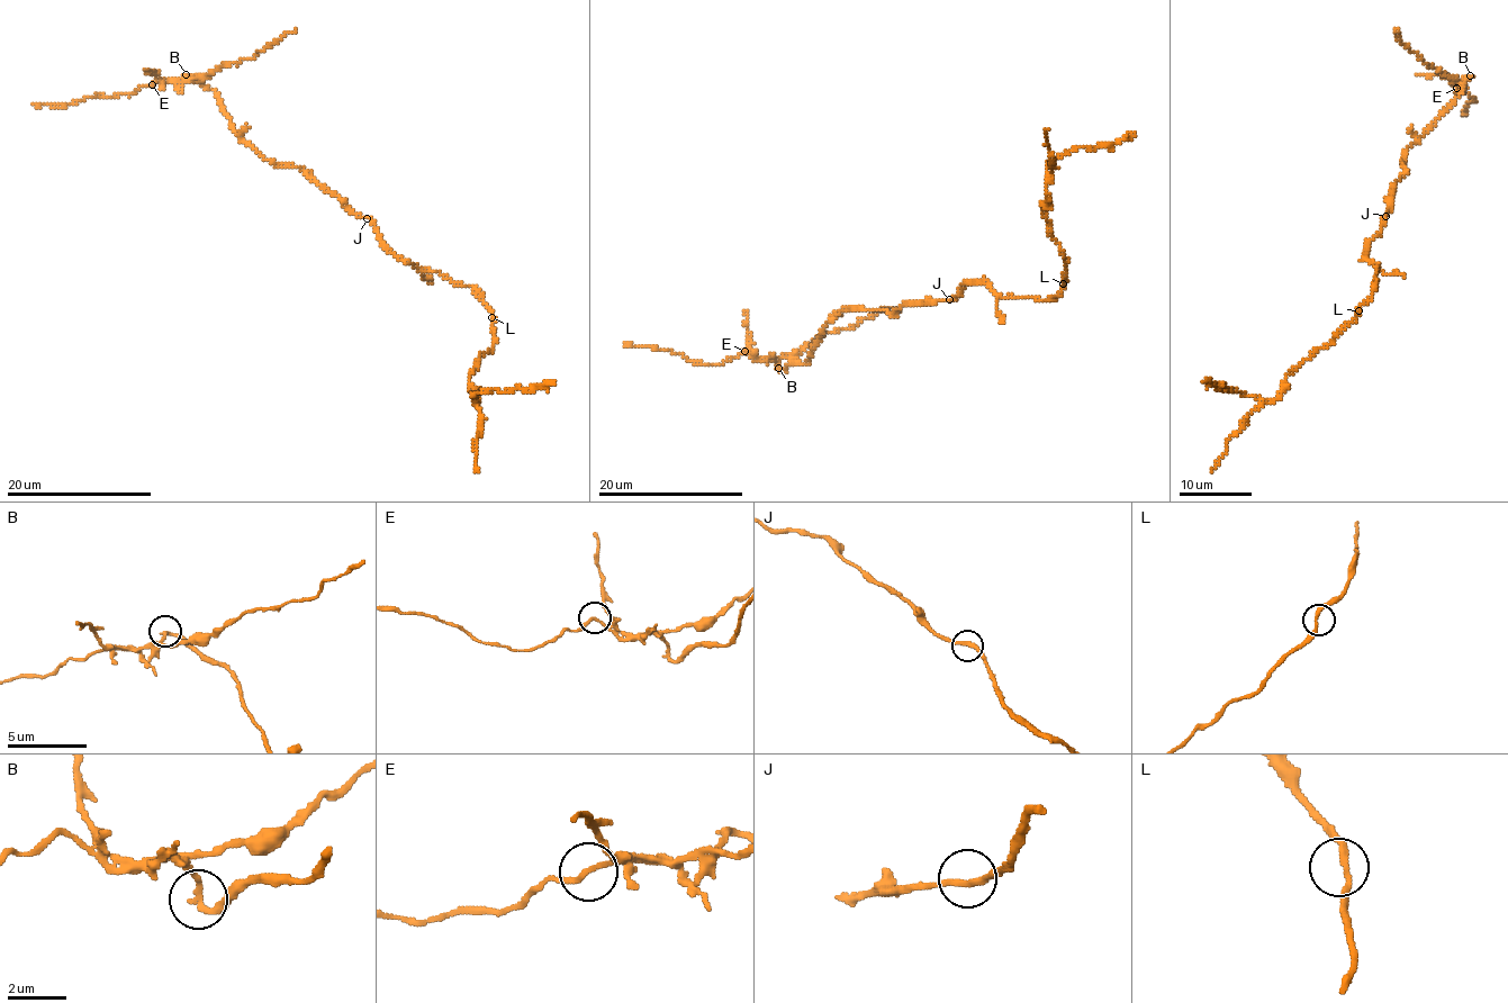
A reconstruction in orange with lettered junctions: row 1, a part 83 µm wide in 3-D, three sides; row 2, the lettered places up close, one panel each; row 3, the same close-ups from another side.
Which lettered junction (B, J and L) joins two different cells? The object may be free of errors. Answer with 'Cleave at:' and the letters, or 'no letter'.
Cleave at: B

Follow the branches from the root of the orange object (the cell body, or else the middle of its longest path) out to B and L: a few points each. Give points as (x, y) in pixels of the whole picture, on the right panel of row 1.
B: (1387, 216), (1392, 184), (1403, 174), (1405, 151), (1462, 92), (1469, 75)
L: (1387, 216), (1380, 232), (1369, 242), (1365, 255), (1378, 265), (1378, 279), (1373, 296), (1358, 310)

